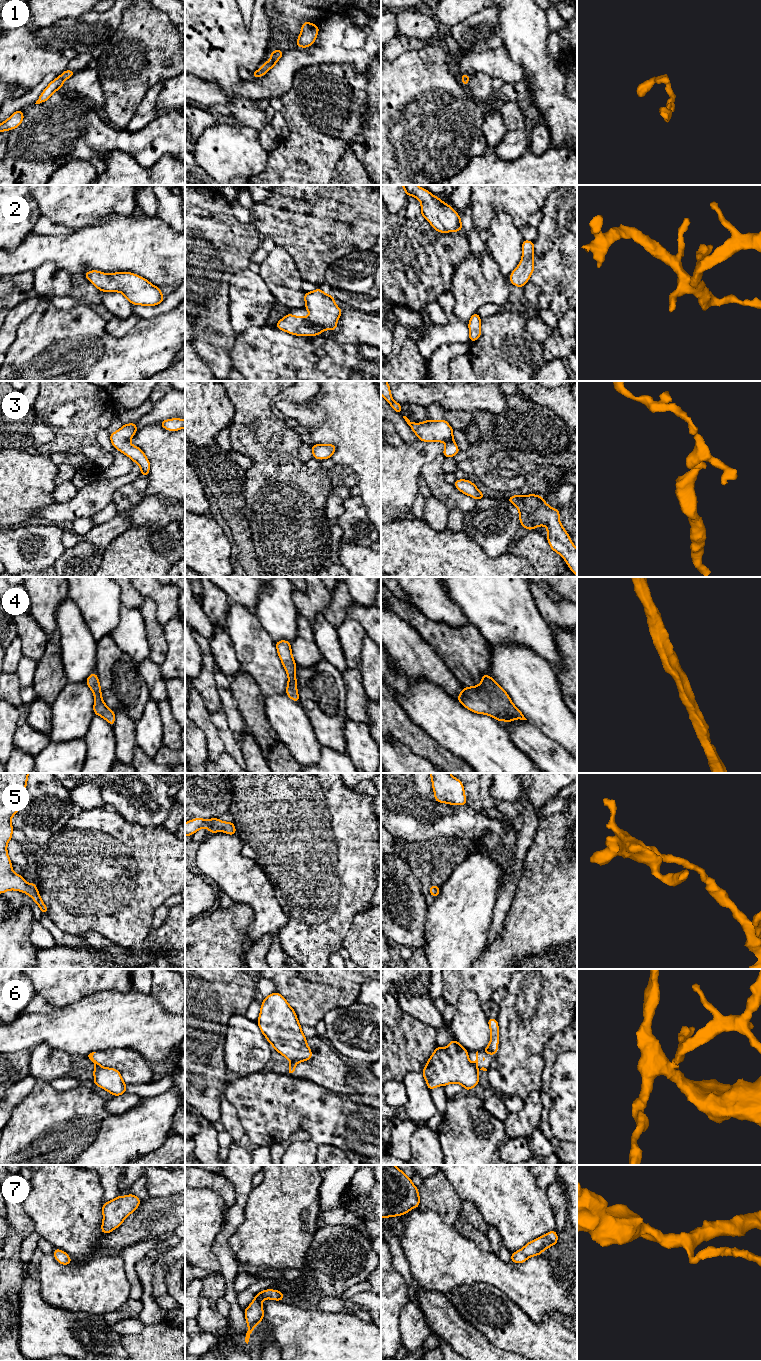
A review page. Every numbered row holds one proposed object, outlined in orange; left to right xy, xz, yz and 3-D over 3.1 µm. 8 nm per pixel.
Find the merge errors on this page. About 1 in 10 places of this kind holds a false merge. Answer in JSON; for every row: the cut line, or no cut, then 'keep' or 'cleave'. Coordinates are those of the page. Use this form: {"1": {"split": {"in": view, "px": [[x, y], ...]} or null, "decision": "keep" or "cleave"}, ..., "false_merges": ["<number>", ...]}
{"1": {"split": null, "decision": "keep"}, "2": {"split": null, "decision": "keep"}, "3": {"split": null, "decision": "keep"}, "4": {"split": null, "decision": "keep"}, "5": {"split": null, "decision": "keep"}, "6": {"split": {"in": "xz", "px": [[291, 1062], [296, 1063]]}, "decision": "cleave"}, "7": {"split": null, "decision": "keep"}, "false_merges": ["6"]}

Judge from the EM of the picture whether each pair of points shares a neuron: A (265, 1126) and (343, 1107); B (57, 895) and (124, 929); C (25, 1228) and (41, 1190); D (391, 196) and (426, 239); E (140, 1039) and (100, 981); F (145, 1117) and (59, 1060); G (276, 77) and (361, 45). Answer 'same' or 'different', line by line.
A: same
B: same
C: different
D: different
E: different
F: different
G: same

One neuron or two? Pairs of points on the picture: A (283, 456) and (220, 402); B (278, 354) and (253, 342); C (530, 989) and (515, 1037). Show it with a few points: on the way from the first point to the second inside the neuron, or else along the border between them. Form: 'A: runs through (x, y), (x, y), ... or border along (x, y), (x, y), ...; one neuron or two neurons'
A: border along (225, 391), (234, 409), (234, 422), (232, 426); two neurons
B: runs through (272, 354), (265, 354), (259, 348); one neuron
C: runs through (530, 1001), (530, 1014), (522, 1025); one neuron

